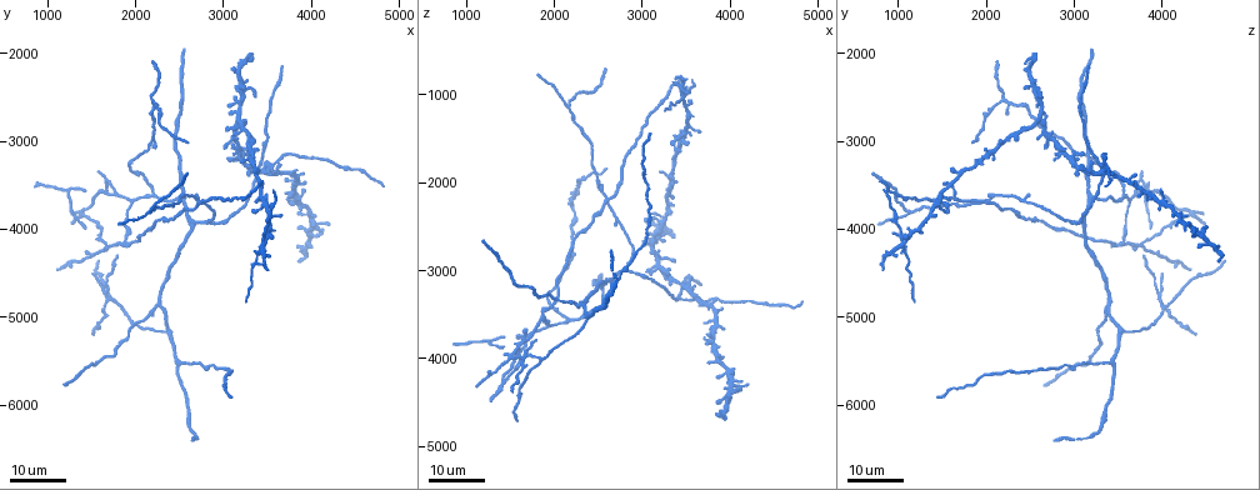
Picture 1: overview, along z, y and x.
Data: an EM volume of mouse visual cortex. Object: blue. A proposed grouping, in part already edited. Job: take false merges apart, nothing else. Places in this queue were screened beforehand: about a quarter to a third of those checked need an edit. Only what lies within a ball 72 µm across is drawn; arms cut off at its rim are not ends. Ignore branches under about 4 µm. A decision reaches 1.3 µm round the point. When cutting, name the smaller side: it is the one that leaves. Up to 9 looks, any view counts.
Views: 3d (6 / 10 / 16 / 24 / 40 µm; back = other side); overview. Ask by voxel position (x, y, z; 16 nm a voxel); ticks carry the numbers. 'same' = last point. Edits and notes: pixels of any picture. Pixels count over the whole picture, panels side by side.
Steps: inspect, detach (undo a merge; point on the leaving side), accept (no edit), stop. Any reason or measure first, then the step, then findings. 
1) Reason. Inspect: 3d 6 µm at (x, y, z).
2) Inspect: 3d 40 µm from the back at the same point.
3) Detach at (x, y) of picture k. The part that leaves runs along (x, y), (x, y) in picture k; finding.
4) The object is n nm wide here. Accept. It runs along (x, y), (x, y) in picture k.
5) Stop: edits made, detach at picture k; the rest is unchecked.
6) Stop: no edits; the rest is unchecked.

Branch point. Inspect: 3d 24 µm at (2250, 3600, 3550).

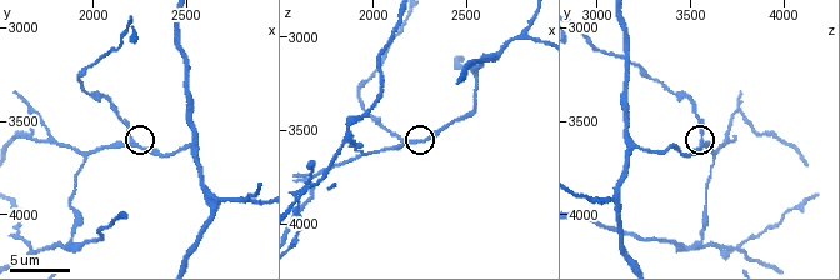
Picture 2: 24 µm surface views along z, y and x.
Inspect: 3d 10 µm at (2220, 3600, 3580).

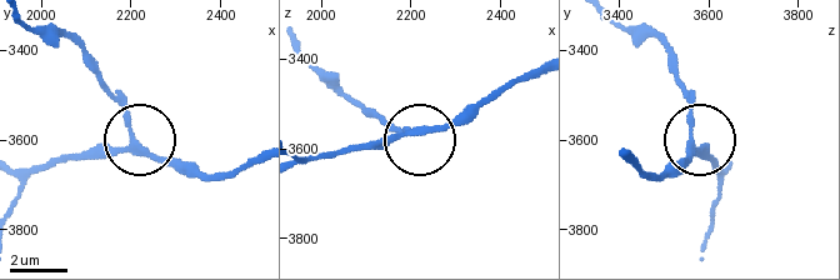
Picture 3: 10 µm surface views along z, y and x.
Accept. It runs along (254, 163), (225, 174), (181, 173), (139, 139), (105, 84) in picture 3; continuous, no second neuron.

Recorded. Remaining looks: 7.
Three arms meet. Inspect: 3d 10 µm at (1660, 3460, 3780).

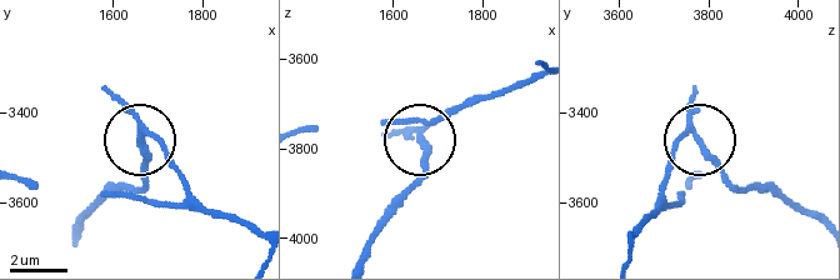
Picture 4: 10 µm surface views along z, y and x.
Detach at (148, 160) of picture 4. The part that leaves runs along (139, 133), (146, 165), (141, 185), (103, 201), (79, 238) in picture 4; a second neuron is stuck on.

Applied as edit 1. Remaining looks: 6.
Inspect: overview.

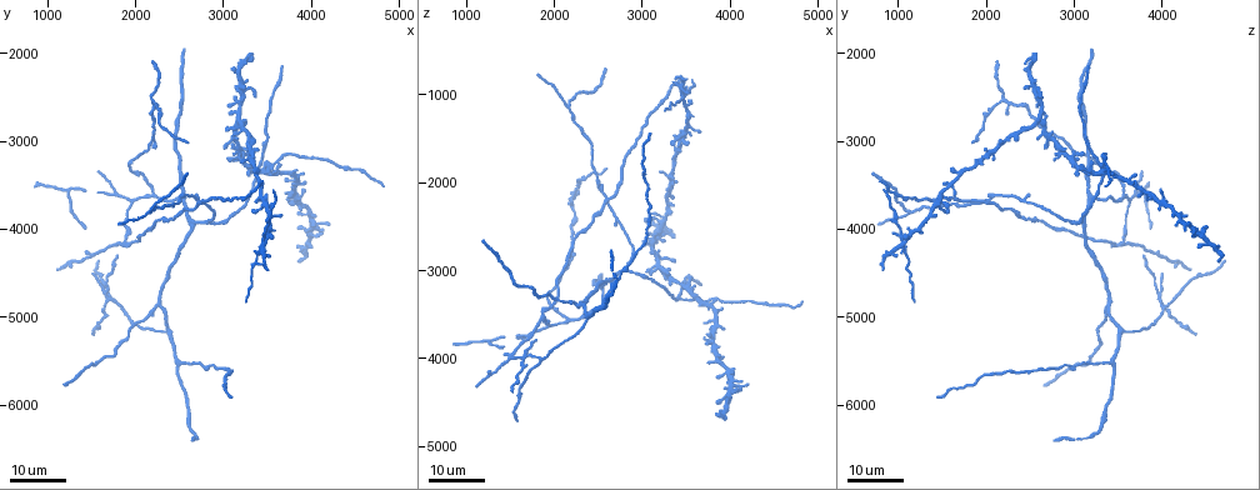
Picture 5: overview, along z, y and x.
Arms part here. Inspect: 3d 16 µm at (1850, 4850, 4000).

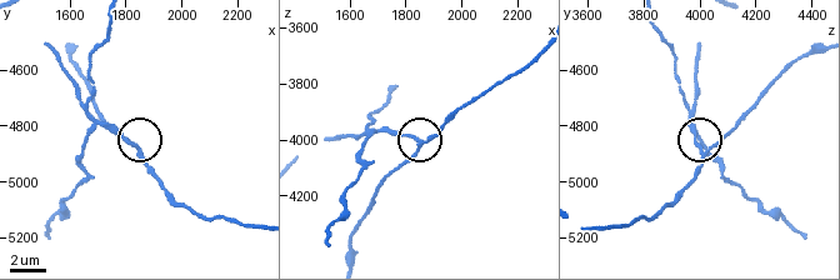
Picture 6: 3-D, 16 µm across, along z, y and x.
Zoom in. Inspect: 3d 10 µm at (1850, 4880, 4000).

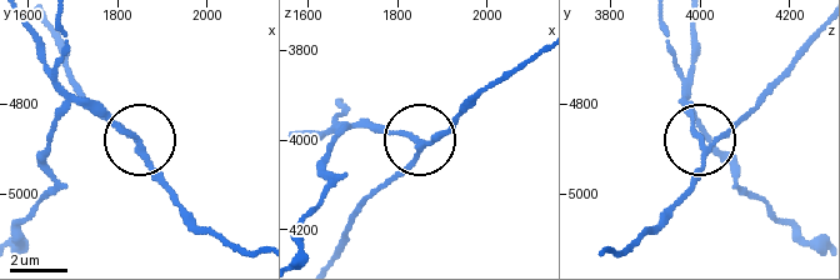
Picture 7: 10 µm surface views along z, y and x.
Inspect: 3d 6 µm at (1840, 4880, 4005).

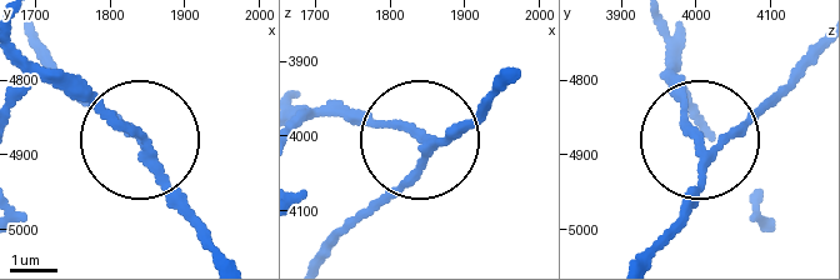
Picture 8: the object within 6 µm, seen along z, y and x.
3 arms meet here. Accept. It runs along (506, 76), (435, 145), (335, 113) in picture 8; continuous, no second neuron.

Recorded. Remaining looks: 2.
Three-way junction. Inspect: 3d 24 µm at (2250, 4850, 3400).

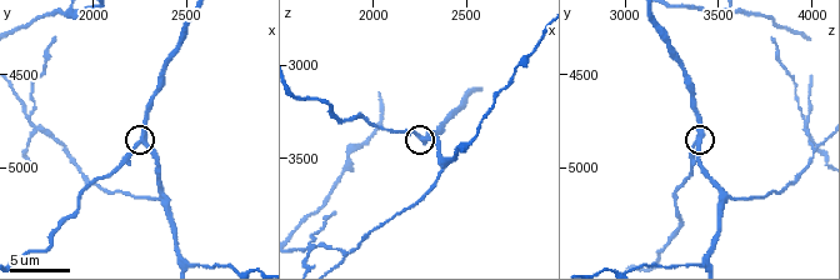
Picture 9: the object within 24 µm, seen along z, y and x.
Inspect: 3d 6 µm at (2280, 4860, 3400).

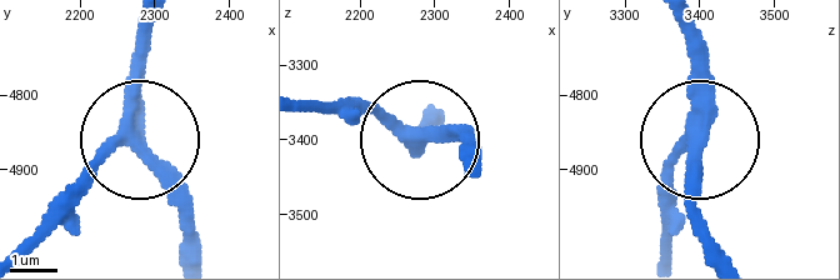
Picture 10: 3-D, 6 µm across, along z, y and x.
Accept. It runs along (156, 21), (136, 136), (25, 245) in picture 10; continuous, no second neuron.

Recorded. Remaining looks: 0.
Stop: edits made, detach at picture 4; the rest is unchecked.

